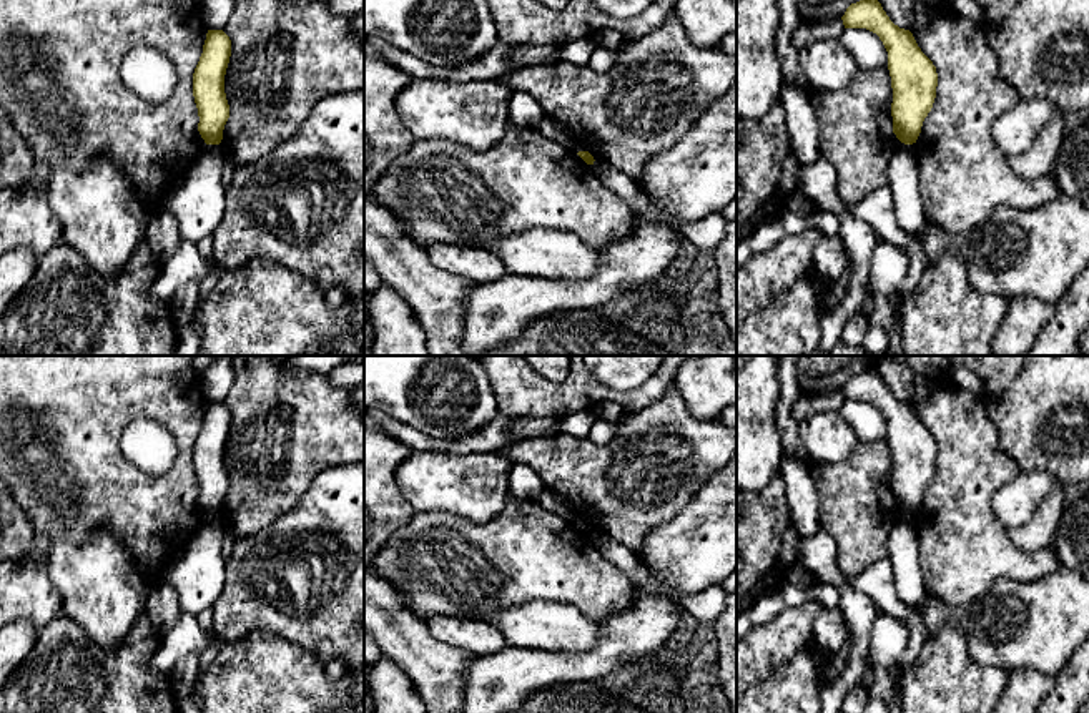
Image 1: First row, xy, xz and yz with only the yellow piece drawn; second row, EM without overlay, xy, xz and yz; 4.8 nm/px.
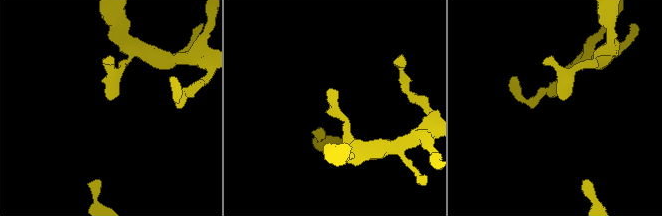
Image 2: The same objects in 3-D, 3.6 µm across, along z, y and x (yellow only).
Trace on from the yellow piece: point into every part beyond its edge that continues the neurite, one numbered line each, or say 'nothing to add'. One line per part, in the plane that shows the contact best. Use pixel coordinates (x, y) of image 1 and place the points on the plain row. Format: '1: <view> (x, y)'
nothing to add

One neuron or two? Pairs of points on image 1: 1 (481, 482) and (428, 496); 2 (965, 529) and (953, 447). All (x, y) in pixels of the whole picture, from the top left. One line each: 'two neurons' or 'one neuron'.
1: one neuron
2: one neuron

